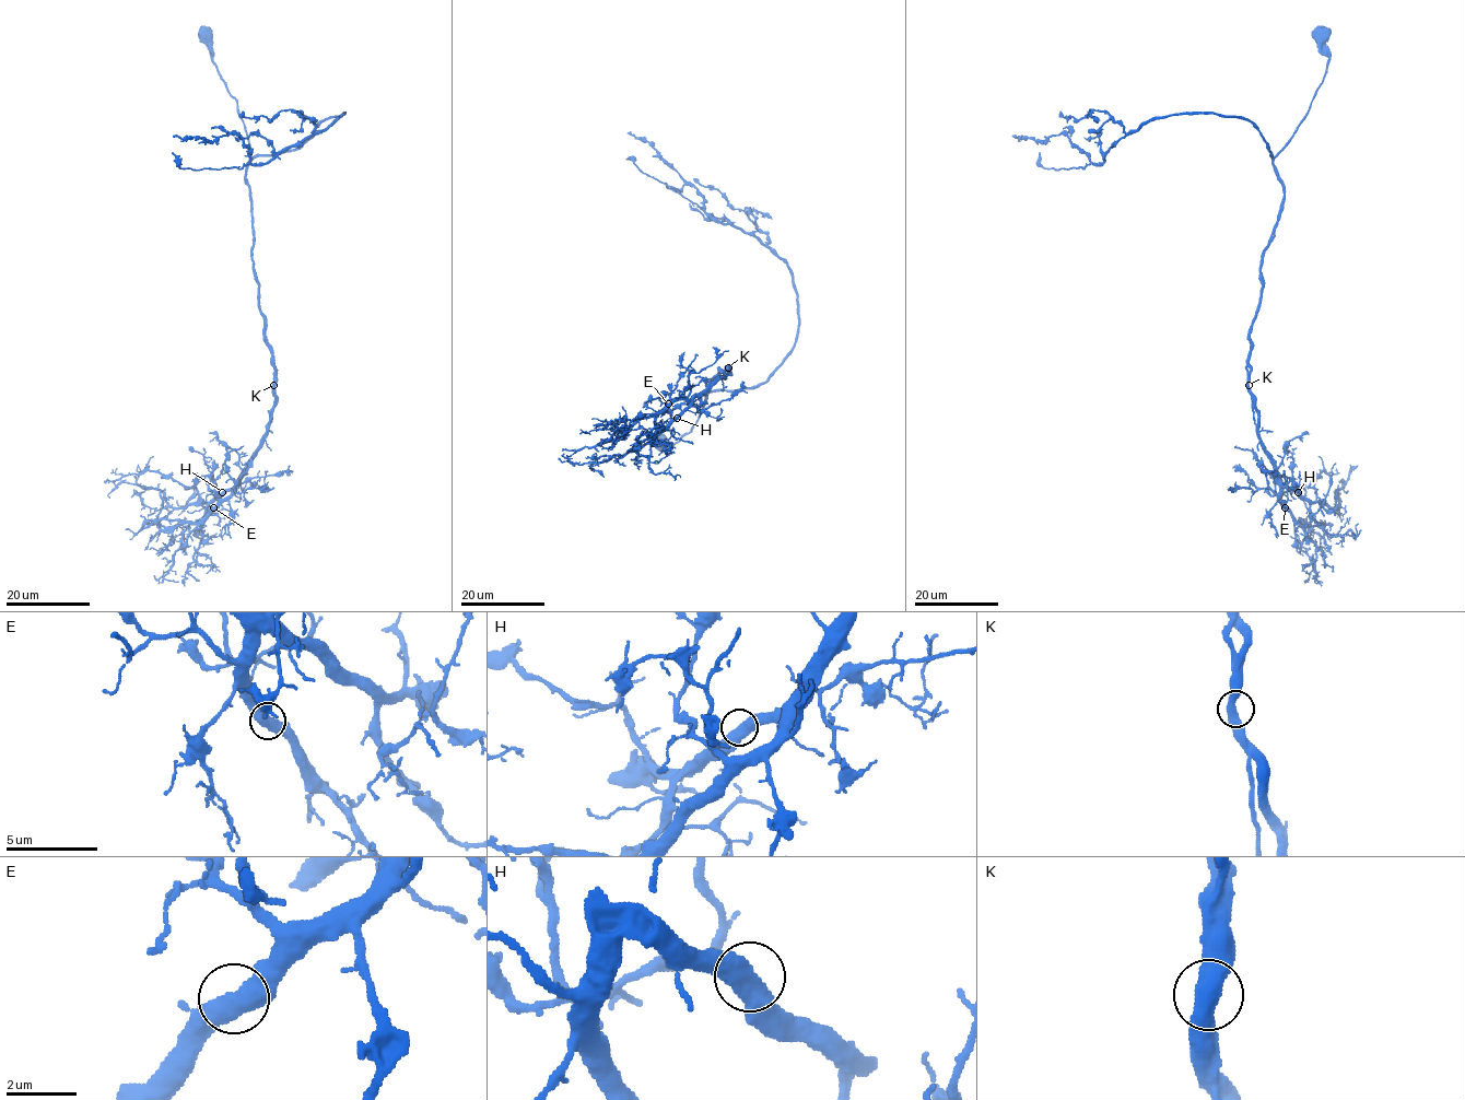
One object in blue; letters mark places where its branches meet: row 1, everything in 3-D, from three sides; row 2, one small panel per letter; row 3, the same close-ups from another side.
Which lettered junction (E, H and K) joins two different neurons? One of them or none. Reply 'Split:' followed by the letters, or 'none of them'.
Split: none of them

